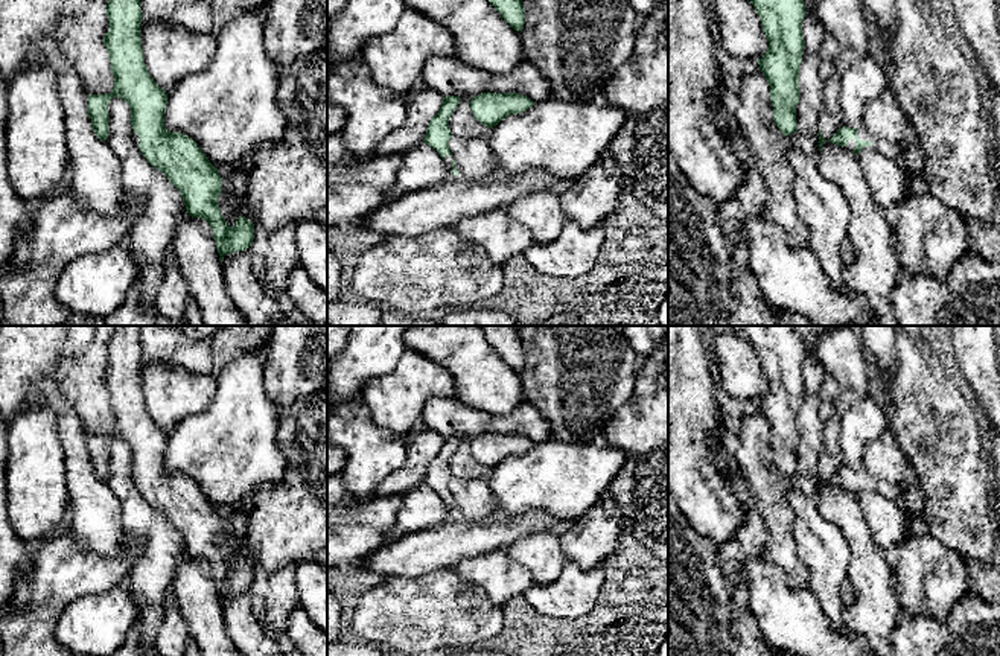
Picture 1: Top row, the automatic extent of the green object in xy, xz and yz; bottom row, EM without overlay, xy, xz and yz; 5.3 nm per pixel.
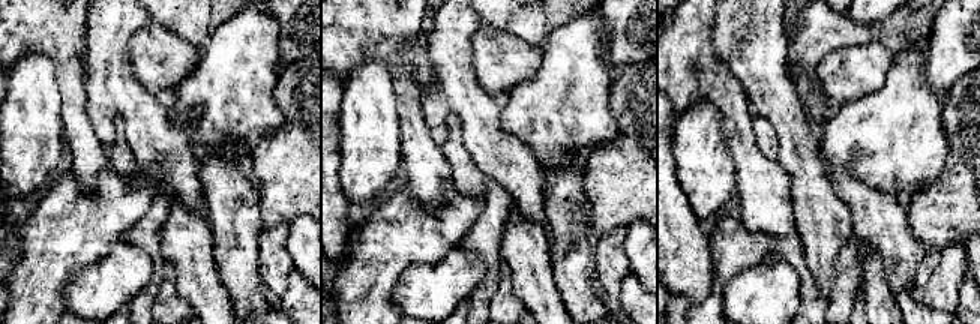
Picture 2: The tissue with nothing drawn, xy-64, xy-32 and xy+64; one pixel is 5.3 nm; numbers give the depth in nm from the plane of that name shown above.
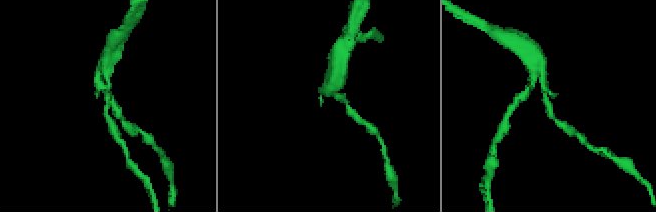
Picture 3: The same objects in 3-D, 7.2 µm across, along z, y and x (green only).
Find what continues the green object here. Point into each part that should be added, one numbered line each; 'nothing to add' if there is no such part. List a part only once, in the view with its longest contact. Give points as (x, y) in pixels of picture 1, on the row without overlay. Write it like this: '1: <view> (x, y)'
1: yz (894, 492)

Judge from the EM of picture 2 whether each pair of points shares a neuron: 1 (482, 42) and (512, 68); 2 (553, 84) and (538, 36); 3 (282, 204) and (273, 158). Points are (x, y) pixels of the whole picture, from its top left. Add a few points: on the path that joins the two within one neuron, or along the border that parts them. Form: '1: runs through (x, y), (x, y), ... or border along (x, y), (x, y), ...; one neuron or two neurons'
1: runs through (490, 48), (505, 62); one neuron
2: border along (548, 35), (541, 45); two neurons
3: runs through (282, 192), (282, 170); one neuron

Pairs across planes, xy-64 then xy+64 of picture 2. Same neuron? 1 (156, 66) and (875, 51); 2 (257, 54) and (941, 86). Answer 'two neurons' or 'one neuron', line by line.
1: one neuron
2: two neurons

